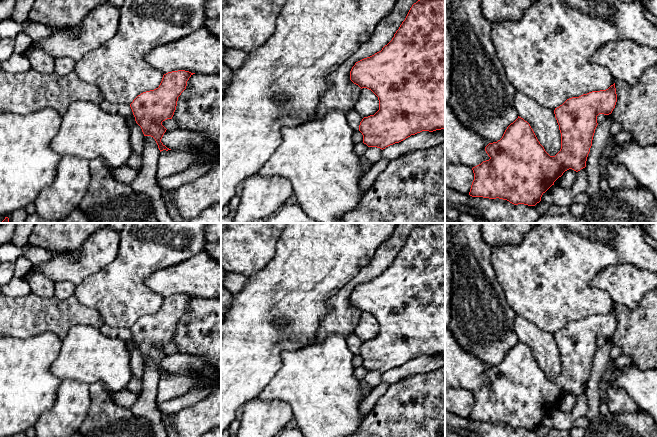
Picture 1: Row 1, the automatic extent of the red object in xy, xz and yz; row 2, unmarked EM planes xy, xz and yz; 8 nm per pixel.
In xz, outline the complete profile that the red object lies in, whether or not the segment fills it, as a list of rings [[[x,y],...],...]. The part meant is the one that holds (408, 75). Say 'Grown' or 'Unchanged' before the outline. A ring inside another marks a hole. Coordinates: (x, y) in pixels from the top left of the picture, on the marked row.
Unchanged. [[[418,0],[392,40],[381,51],[355,63],[350,80],[361,89],[371,90],[379,100],[379,110],[364,117],[359,125],[363,143],[385,149],[422,131],[445,129],[445,0]]]

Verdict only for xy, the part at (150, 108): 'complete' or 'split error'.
complete

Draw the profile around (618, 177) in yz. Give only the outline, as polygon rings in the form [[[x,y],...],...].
[[[622,144],[614,145],[606,165],[607,182],[612,190],[641,188],[634,176],[621,164],[615,163],[613,158],[622,149]]]

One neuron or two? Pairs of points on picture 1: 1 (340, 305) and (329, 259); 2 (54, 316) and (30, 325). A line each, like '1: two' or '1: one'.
1: two
2: one

